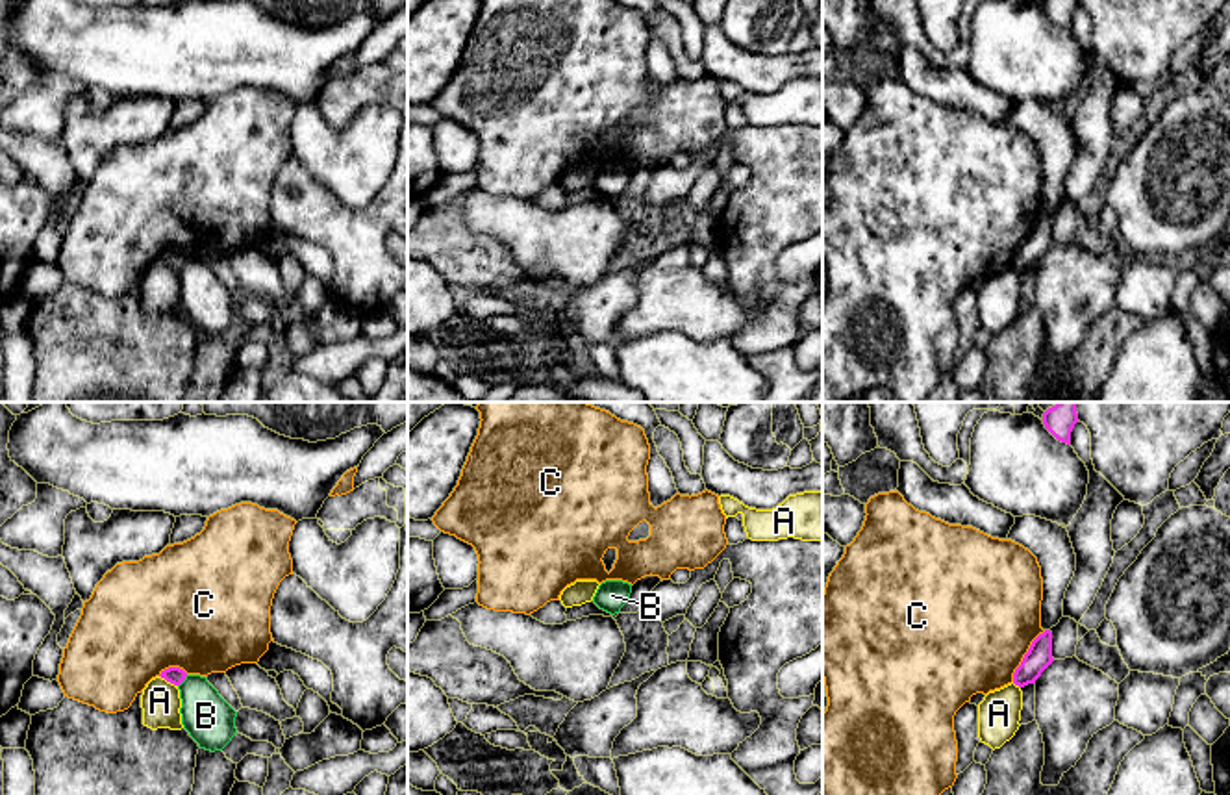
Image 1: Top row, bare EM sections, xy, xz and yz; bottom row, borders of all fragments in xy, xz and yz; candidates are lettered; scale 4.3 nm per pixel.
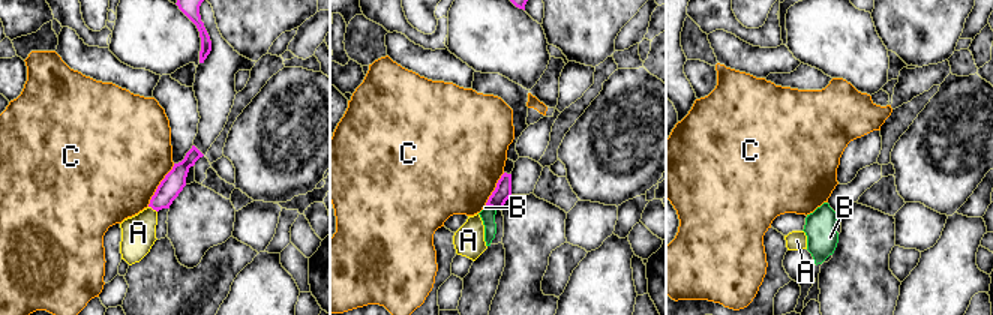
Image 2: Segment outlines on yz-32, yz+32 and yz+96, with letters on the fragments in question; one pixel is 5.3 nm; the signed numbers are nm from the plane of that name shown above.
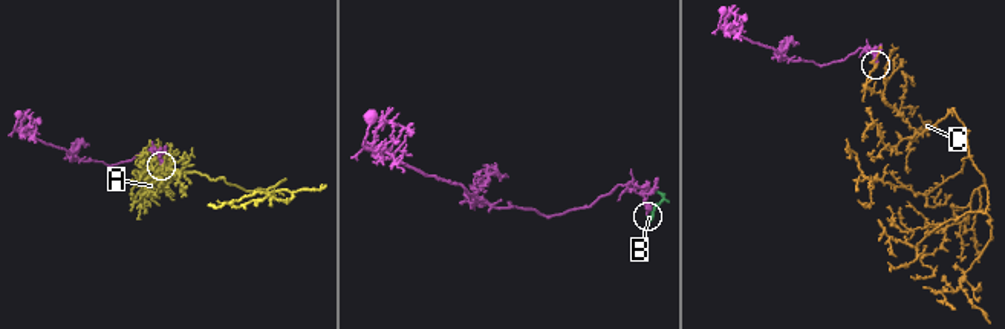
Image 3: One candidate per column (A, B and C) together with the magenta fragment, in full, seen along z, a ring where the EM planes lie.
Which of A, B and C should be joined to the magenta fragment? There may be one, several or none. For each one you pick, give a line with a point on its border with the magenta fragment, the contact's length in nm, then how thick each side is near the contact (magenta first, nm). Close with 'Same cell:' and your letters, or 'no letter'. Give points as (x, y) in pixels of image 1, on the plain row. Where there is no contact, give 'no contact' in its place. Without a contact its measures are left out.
Same cell: no letter

